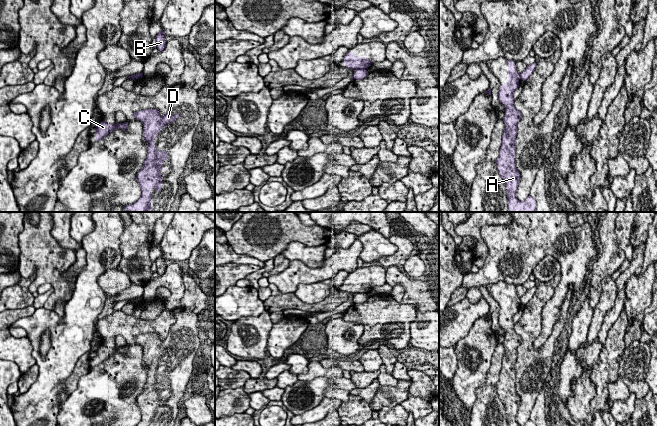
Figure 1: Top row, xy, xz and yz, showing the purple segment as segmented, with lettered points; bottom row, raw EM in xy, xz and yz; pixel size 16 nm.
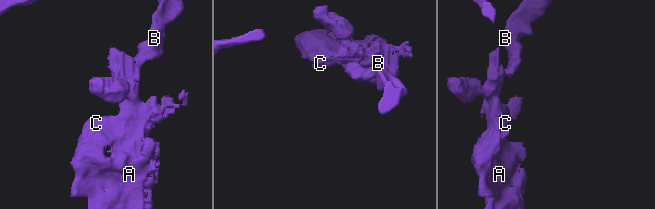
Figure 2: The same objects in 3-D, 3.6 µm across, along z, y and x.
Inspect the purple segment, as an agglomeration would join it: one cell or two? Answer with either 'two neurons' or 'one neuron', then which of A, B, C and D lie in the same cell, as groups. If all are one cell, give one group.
two neurons | A C D / B

